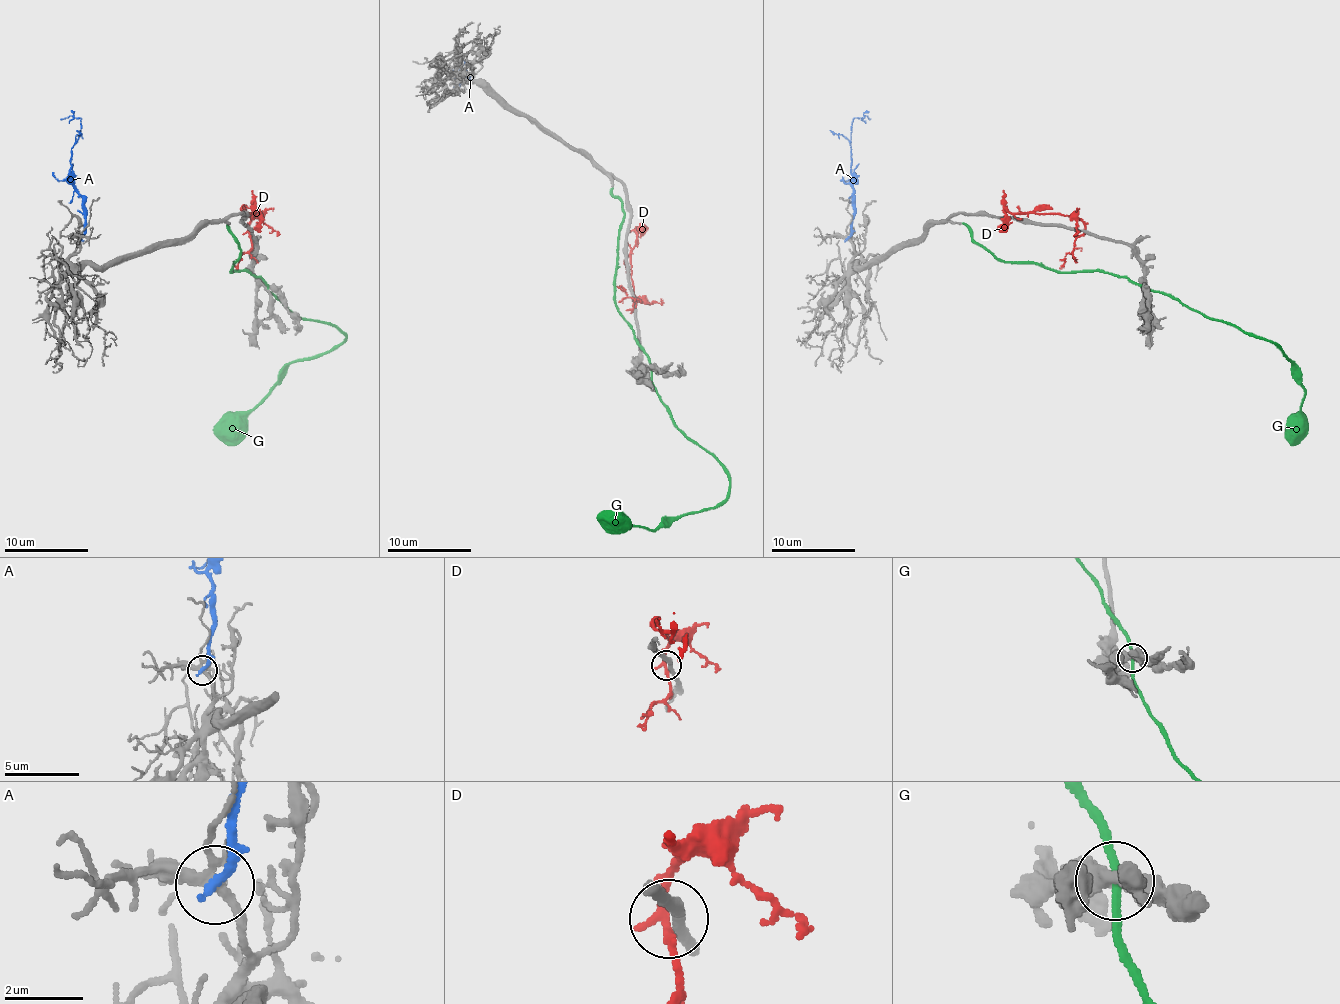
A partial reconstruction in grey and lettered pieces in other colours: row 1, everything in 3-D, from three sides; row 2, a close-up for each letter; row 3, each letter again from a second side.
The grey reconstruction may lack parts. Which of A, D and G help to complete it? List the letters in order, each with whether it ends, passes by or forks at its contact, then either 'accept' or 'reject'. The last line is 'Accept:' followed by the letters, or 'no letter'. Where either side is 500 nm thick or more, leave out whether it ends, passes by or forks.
A: it ends; reject
D: it passes by; reject
G: it passes by; accept
Accept: G

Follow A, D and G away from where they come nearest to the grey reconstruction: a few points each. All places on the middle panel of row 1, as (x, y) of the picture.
A: (464, 73), (469, 78), (456, 80), (456, 76), (464, 78), (444, 97)
D: (632, 311), (634, 294), (630, 250), (641, 229), (645, 229), (643, 225)
G: (651, 369), (651, 386), (672, 422), (718, 462), (729, 478), (729, 495), (712, 508), (643, 529), (597, 516)

